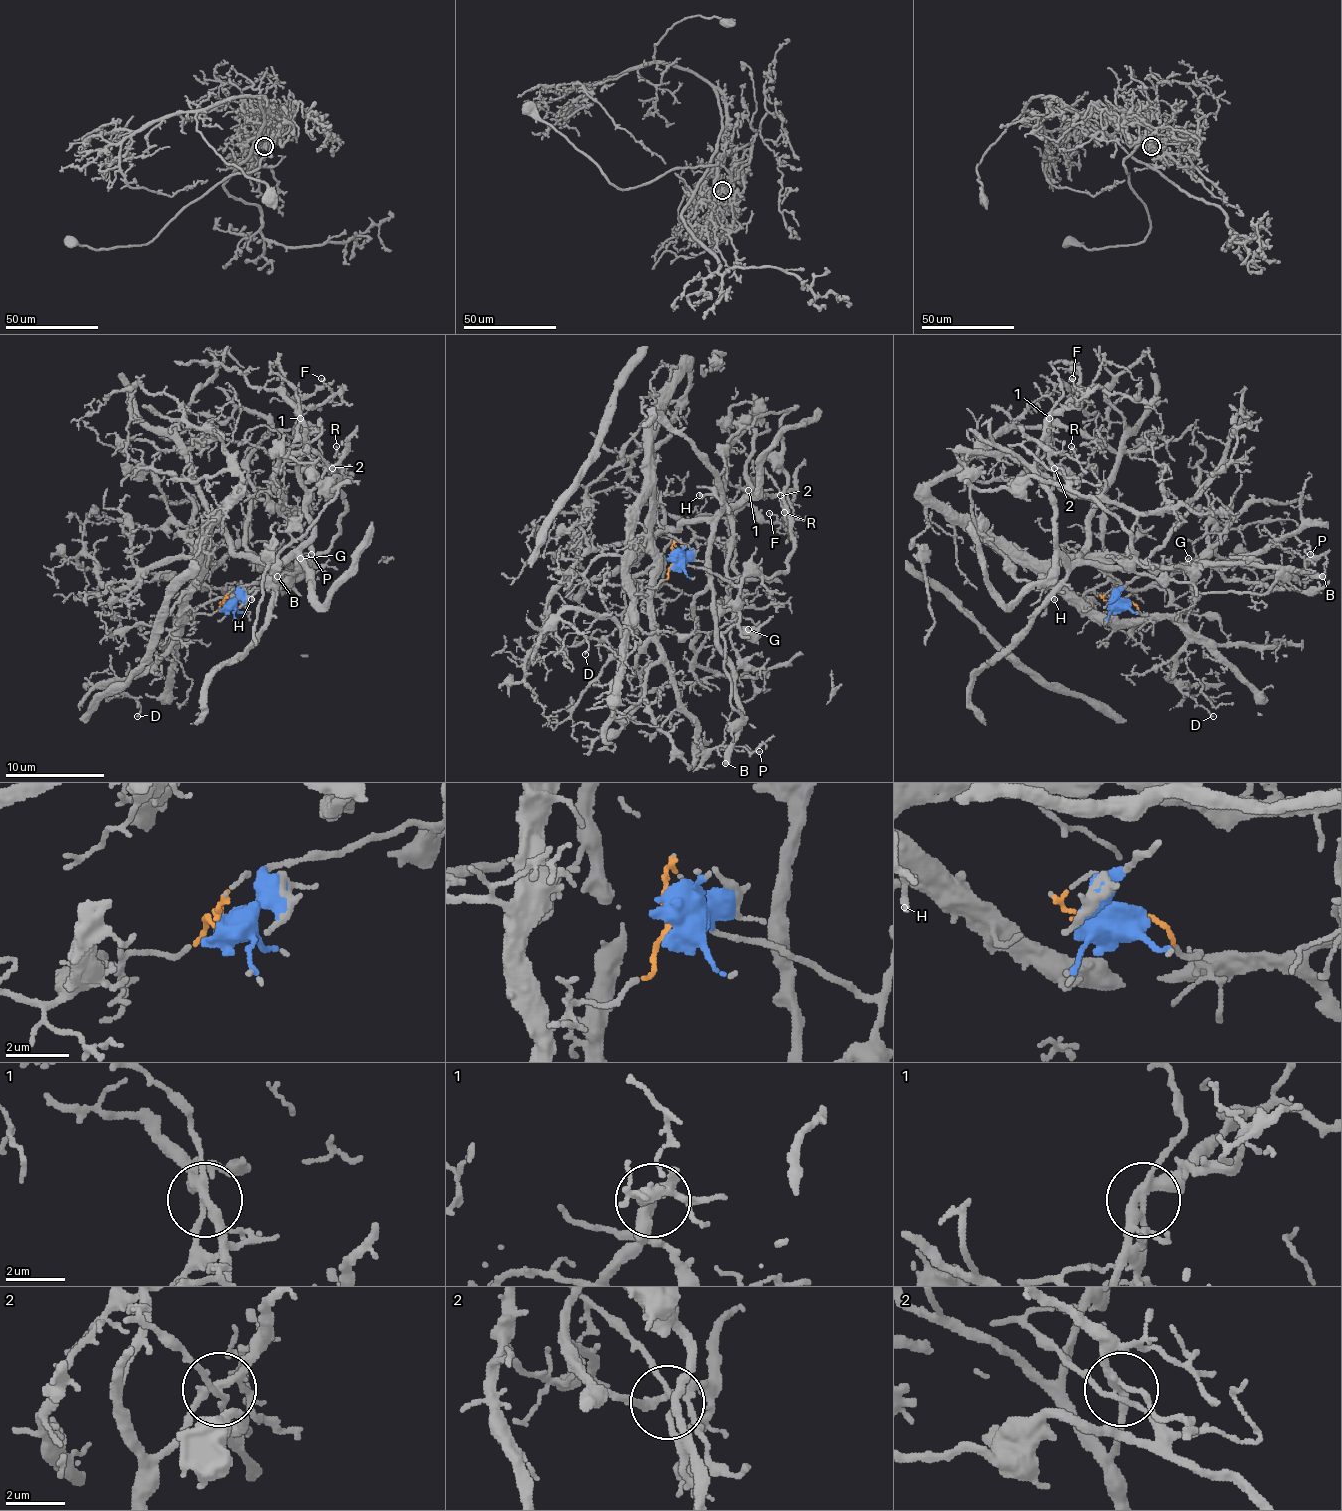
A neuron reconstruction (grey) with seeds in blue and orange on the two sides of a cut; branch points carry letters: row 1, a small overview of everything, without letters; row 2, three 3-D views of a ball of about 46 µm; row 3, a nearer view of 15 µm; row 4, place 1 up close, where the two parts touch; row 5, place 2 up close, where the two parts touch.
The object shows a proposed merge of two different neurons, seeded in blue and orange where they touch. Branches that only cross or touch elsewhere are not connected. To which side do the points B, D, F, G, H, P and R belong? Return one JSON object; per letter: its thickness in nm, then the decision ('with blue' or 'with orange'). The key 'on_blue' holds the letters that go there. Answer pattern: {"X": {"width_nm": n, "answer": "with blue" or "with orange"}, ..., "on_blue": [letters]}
{"B": {"width_nm": 480, "answer": "with blue"}, "D": {"width_nm": 110, "answer": "with orange"}, "F": {"width_nm": 120, "answer": "with blue"}, "G": {"width_nm": 120, "answer": "with blue"}, "H": {"width_nm": 180, "answer": "with blue"}, "P": {"width_nm": 120, "answer": "with orange"}, "R": {"width_nm": 120, "answer": "with blue"}, "on_blue": ["B", "F", "G", "H", "R"]}

